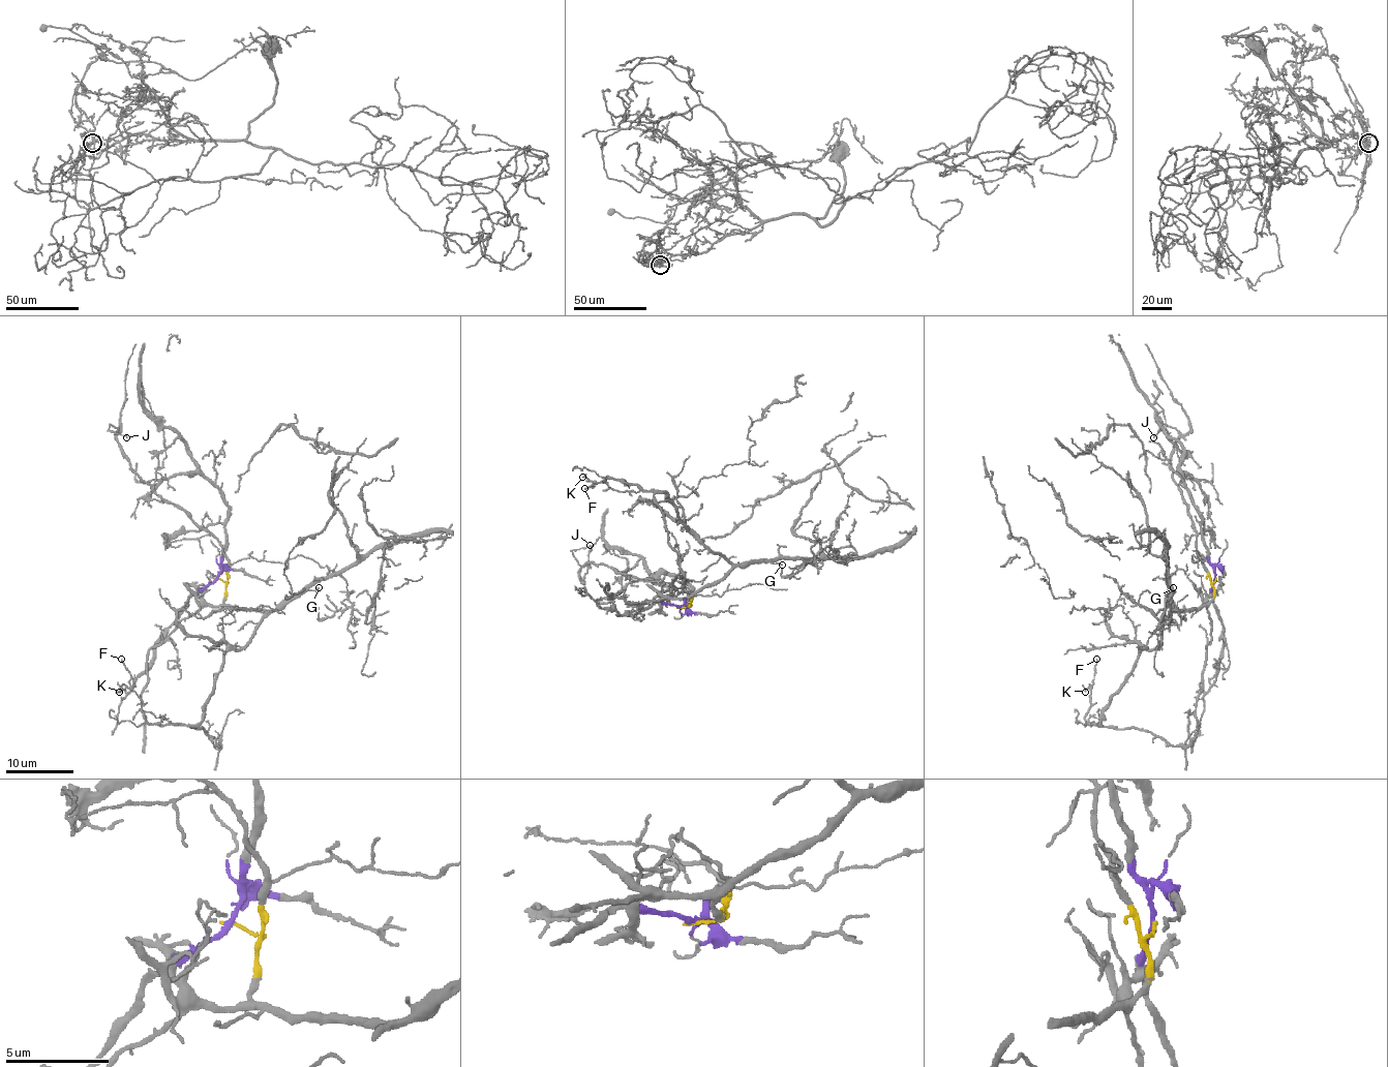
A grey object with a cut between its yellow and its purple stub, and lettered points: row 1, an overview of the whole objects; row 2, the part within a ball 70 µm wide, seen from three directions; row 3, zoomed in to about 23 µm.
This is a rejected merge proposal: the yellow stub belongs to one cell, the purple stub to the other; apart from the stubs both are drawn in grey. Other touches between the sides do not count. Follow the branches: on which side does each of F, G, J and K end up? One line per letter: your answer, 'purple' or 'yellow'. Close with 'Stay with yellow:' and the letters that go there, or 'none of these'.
F: yellow
G: yellow
J: yellow
K: yellow
Stay with yellow: F, G, J, K

